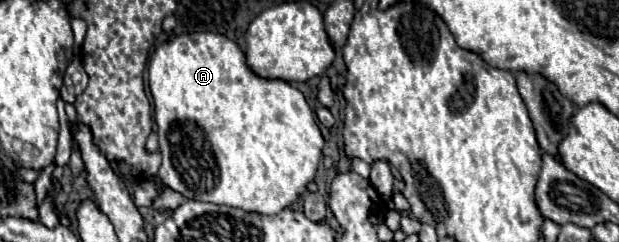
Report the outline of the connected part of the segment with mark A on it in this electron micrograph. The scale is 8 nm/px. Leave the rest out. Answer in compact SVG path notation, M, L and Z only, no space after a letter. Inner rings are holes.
M191 32L191 34L171 36L167 42L163 42L161 46L155 48L155 52L149 58L147 71L149 88L151 88L151 96L153 96L153 104L155 104L155 124L159 128L157 130L159 152L163 156L163 162L159 168L159 178L163 180L163 184L167 188L171 188L191 200L225 204L225 206L233 206L233 208L241 208L241 210L257 212L257 214L277 214L285 206L295 202L295 198L299 194L305 192L305 186L313 180L313 176L317 172L317 166L323 156L321 150L323 150L325 142L323 142L323 136L321 136L317 122L315 122L315 116L313 116L311 108L307 106L303 94L295 86L287 84L285 80L271 80L271 78L257 76L245 62L247 62L245 54L237 46L237 42L229 40L223 34L213 34L213 32Z

